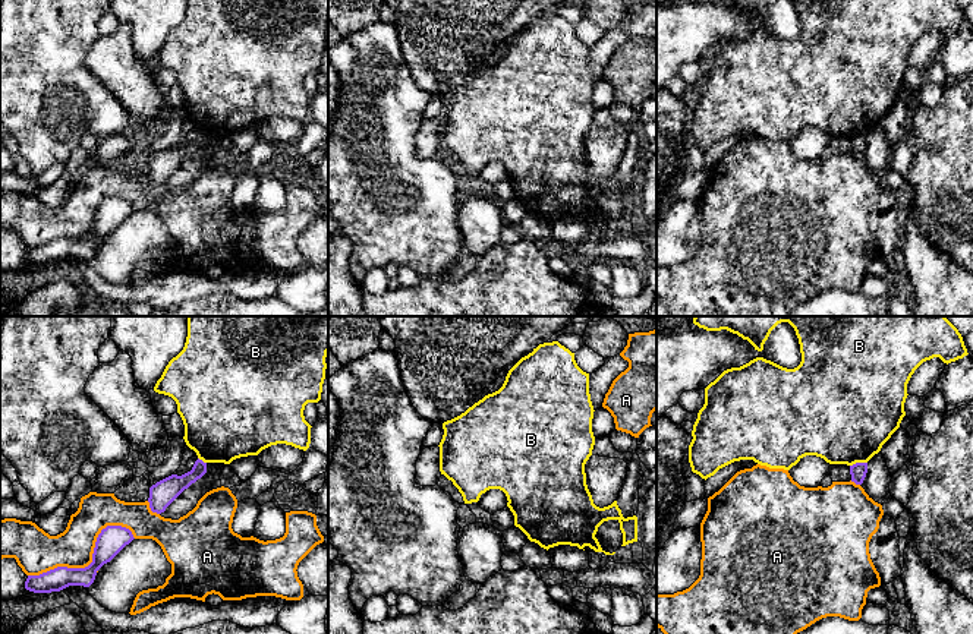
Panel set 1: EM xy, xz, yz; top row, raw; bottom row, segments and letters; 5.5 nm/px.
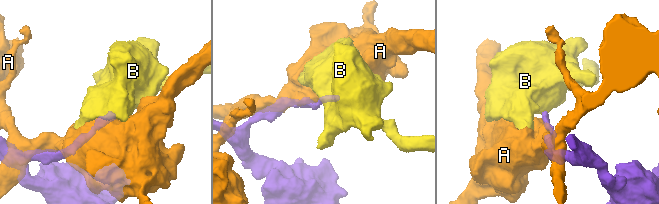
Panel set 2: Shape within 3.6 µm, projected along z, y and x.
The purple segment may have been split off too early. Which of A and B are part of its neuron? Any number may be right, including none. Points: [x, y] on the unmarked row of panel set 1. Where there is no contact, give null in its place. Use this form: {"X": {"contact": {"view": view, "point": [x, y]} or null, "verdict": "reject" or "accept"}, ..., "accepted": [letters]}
{"A": {"contact": {"view": "xy", "point": [93, 232]}, "verdict": "reject"}, "B": {"contact": {"view": "yz", "point": [857, 135]}, "verdict": "reject"}, "accepted": []}

